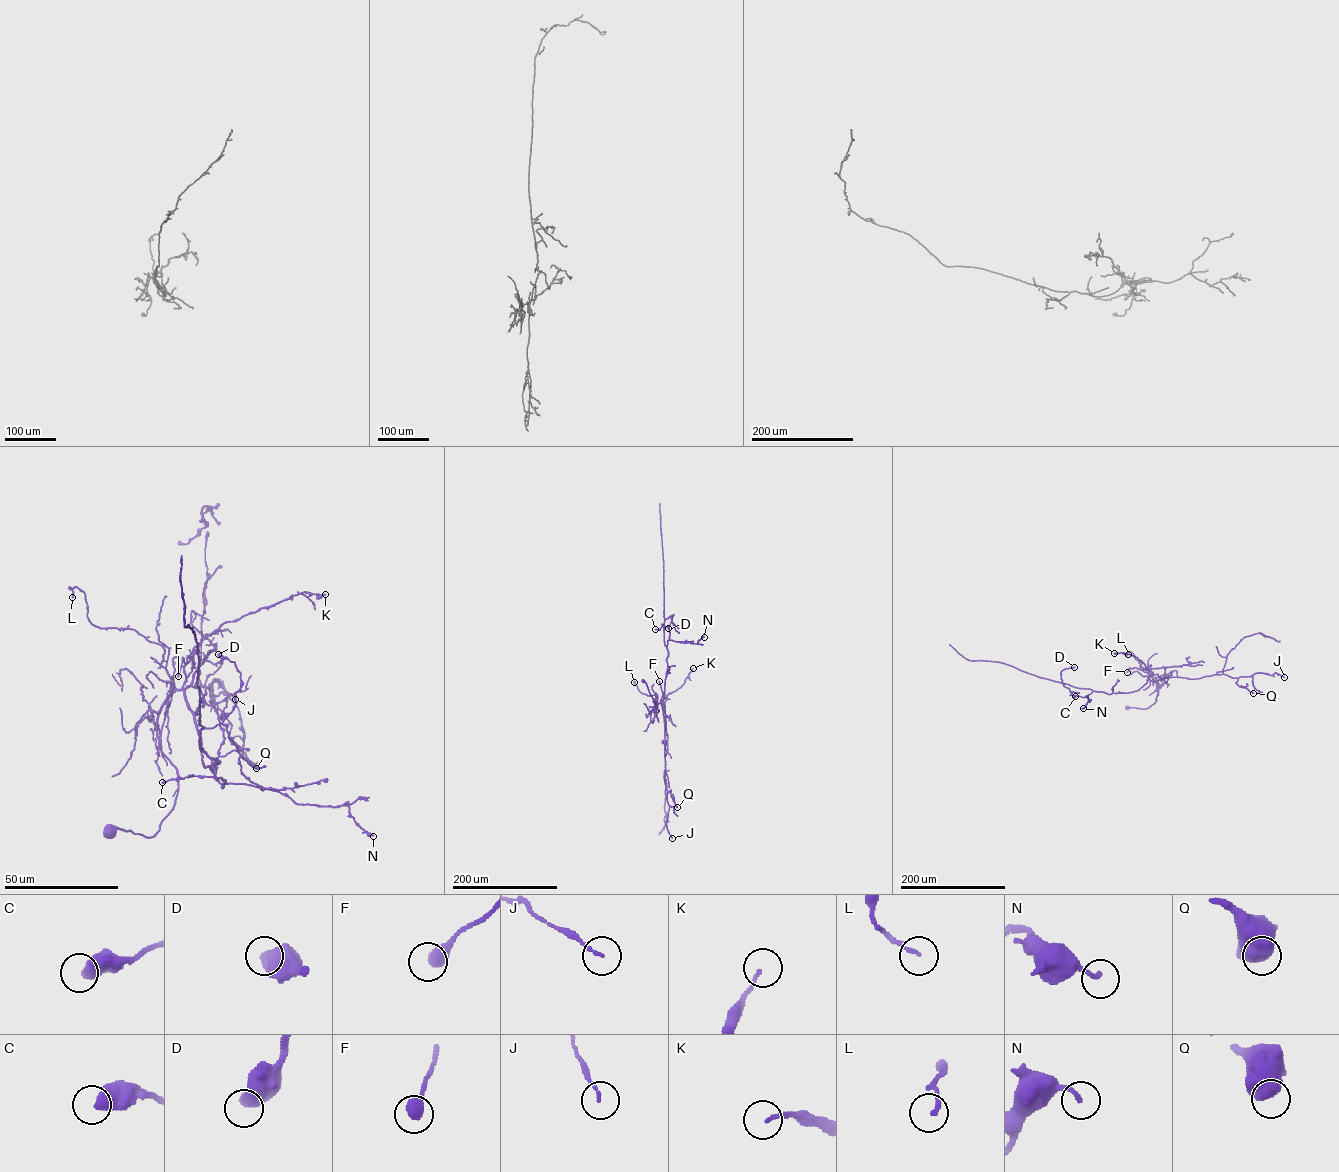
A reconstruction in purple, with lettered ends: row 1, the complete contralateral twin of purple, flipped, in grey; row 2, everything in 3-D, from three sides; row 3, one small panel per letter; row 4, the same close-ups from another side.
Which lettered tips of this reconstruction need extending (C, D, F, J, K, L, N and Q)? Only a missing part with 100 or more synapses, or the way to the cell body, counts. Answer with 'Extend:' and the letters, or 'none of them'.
Extend: none of them

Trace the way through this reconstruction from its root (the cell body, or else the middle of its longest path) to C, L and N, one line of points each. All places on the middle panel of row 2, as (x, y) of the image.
C: (643, 681), (657, 712), (654, 708), (664, 696), (670, 633), (665, 626), (655, 629)
L: (643, 681), (657, 712), (654, 711), (658, 703), (655, 701), (655, 694), (641, 693), (634, 682)
N: (643, 681), (657, 712), (654, 708), (664, 696), (667, 640), (697, 643), (704, 637)

